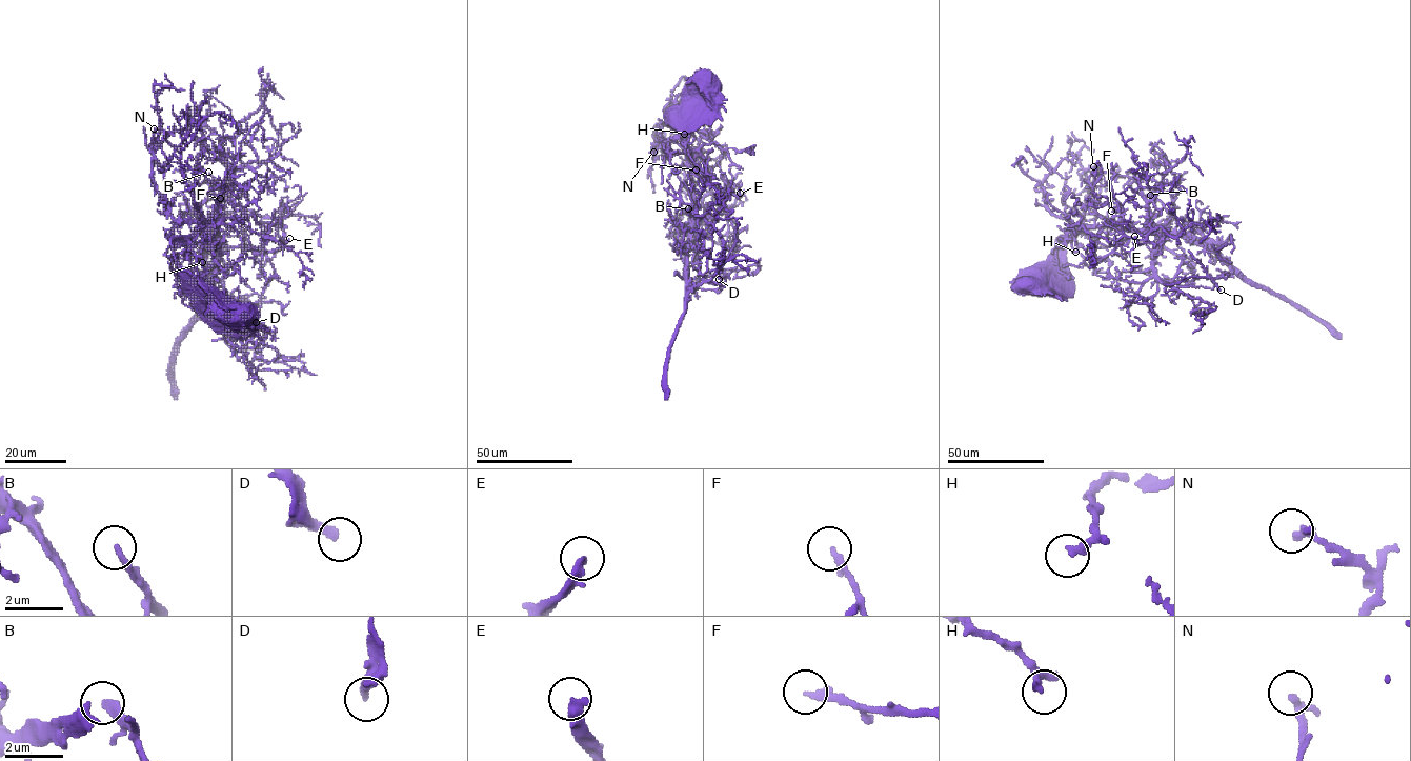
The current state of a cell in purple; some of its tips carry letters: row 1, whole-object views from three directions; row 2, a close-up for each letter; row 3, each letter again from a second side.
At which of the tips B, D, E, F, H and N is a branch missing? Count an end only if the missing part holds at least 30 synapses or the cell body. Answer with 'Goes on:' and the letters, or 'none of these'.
Goes on: D, E

